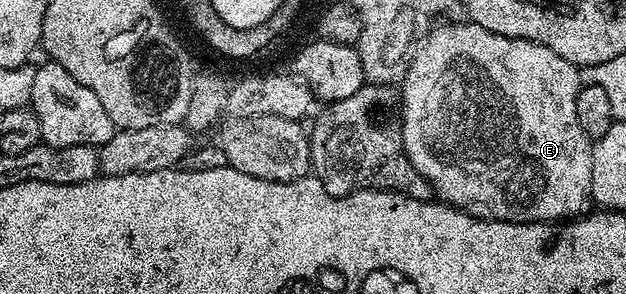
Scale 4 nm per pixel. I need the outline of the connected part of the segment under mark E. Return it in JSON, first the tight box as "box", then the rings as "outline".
{"box":[398,22,593,224],"outline":[[[444,22],[433,27],[426,39],[419,45],[413,55],[408,73],[398,88],[398,139],[404,149],[405,156],[426,178],[431,191],[436,192],[441,201],[460,208],[466,214],[476,216],[479,220],[501,220],[515,224],[538,224],[541,222],[567,222],[579,218],[593,207],[592,203],[592,146],[587,134],[578,122],[578,94],[582,85],[577,65],[566,62],[554,50],[542,46],[538,42],[506,38],[502,34],[494,34],[482,26],[471,22]]]}

